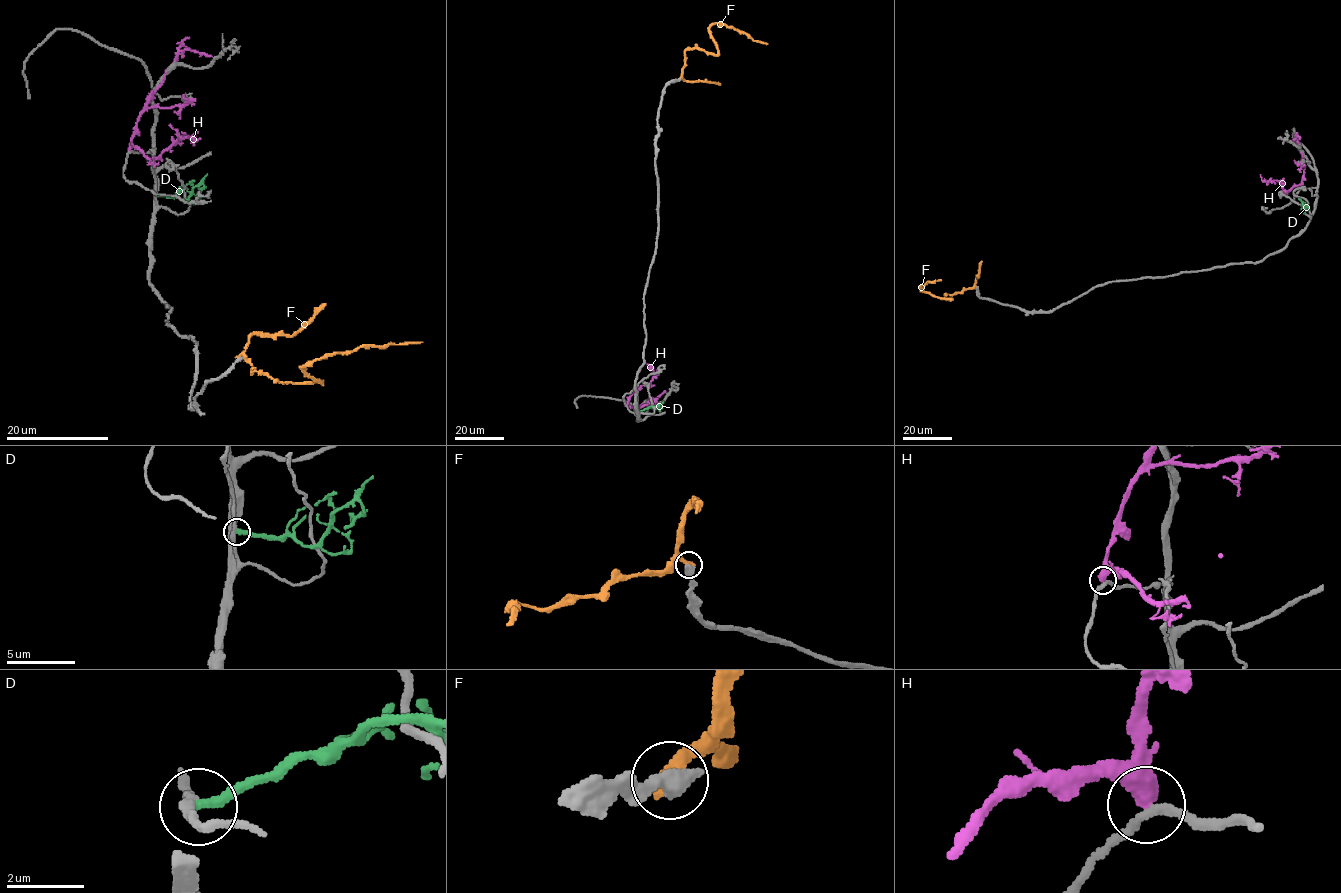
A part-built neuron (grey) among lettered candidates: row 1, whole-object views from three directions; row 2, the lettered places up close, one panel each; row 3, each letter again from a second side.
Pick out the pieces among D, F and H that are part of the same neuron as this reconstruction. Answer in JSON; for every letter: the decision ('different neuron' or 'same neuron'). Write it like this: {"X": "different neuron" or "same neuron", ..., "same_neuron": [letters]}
{"D": "different neuron", "F": "different neuron", "H": "different neuron", "same_neuron": []}

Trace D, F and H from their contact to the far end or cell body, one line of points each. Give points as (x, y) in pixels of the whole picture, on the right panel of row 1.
D: (1309, 209), (1303, 211), (1305, 207), (1298, 199)
F: (977, 287), (946, 294), (948, 299), (952, 299), (935, 297), (921, 289), (927, 281), (941, 280)
H: (1302, 187), (1303, 155), (1295, 139), (1288, 142)

